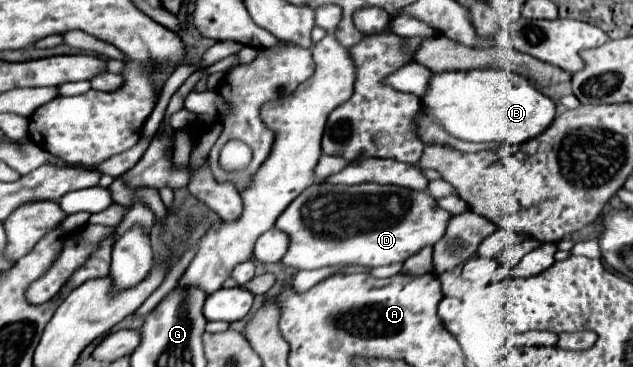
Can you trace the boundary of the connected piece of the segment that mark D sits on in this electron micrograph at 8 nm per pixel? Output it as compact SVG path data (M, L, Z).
M315 182L305 188L277 218L275 226L289 236L289 250L283 256L281 264L295 268L295 270L317 270L323 266L389 266L407 260L415 252L425 246L435 246L441 236L445 236L445 228L453 216L439 208L437 202L429 192L417 192L401 186L381 186L381 184L357 184L357 186L343 186L343 184L329 184L329 182Z

